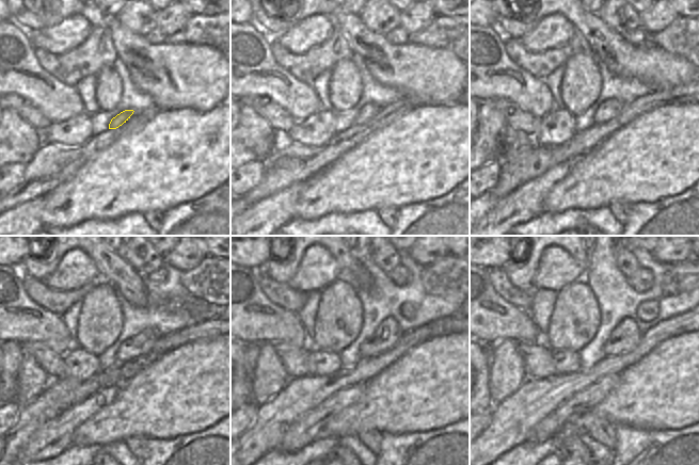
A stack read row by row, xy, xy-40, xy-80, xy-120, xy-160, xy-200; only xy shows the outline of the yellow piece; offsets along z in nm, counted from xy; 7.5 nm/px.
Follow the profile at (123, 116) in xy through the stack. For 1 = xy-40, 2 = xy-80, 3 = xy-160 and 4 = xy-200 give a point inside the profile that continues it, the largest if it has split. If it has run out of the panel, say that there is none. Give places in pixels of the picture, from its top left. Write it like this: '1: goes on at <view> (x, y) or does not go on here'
1: goes on at xy-40 (368, 111)
2: goes on at xy-80 (608, 109)
3: goes on at xy-160 (387, 334)
4: goes on at xy-200 (625, 336)

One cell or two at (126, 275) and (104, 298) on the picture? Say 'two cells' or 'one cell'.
two cells

